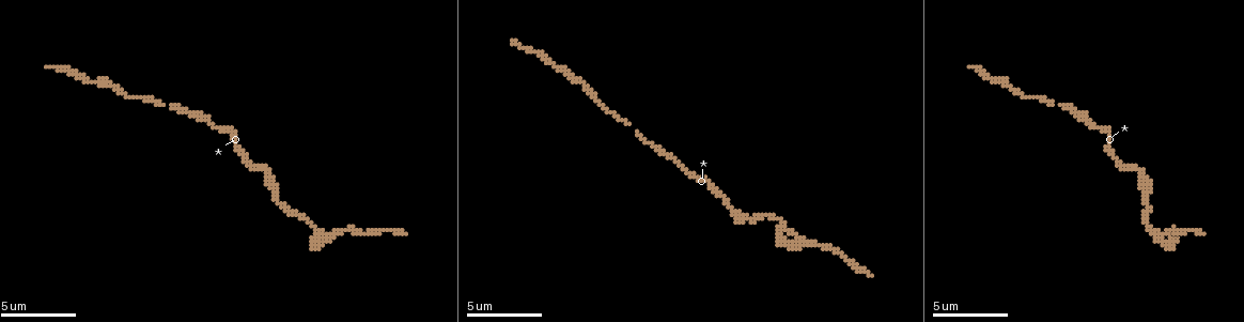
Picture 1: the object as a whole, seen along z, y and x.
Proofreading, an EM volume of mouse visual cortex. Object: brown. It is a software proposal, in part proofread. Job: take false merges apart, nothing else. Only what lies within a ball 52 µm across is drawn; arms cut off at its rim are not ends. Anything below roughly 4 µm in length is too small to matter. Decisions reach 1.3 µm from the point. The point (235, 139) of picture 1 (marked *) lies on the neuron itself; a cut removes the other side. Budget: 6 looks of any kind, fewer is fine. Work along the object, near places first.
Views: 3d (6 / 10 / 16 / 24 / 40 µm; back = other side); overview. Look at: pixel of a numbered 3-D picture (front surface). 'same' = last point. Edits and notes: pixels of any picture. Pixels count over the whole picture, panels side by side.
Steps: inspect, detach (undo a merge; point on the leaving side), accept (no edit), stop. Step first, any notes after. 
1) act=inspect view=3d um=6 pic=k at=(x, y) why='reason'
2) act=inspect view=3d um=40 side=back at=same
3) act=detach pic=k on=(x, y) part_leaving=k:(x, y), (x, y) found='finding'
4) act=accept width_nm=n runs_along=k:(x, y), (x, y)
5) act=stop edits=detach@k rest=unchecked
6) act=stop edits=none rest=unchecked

act=inspect view=3d um=16 pic=1 at=(681, 167) why='calibre changes'

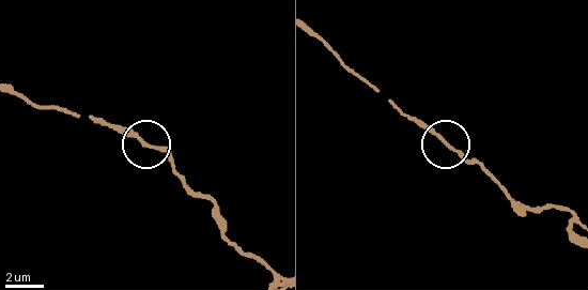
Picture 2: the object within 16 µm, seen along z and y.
act=accept runs_along=2:(170, 158), (102, 118) found='one neuron here'

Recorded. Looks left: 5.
act=inspect view=3d um=10 pic=1 at=(730, 205) why='thick turns thin'

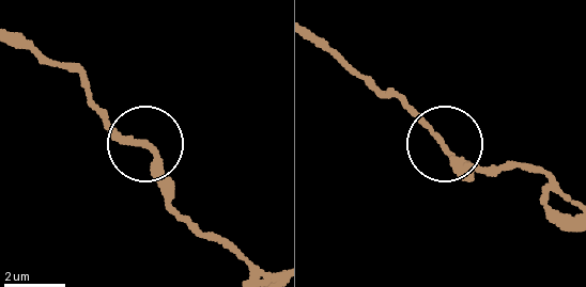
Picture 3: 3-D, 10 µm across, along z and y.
act=accept runs_along=3:(387, 94), (468, 168) found='one neuron here'

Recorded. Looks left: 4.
act=inspect view=3d um=10 pic=1 at=(807, 242) why='side arm on a straight run'

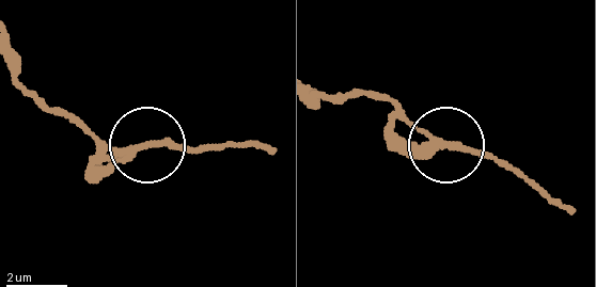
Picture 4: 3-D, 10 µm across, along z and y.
act=accept arms=3 found='continuous, no second neuron'

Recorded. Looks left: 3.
act=stop edits=none rest=unchecked

